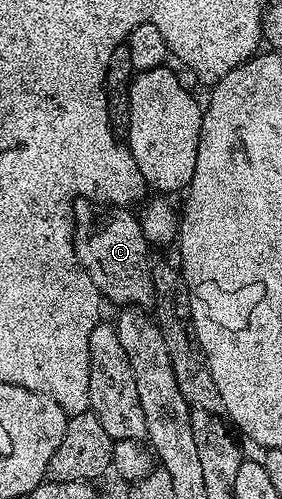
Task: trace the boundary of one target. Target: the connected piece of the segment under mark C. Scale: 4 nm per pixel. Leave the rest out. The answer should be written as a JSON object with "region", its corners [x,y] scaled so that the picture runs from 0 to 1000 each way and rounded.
{"region":[[[280,399],[262,409],[262,505],[277,529],[326,555],[326,571],[340,571],[365,601],[390,605],[394,599],[447,615],[528,617],[546,605],[539,495],[504,473],[486,429],[443,415],[401,417],[333,471],[333,415],[316,399]]]}

